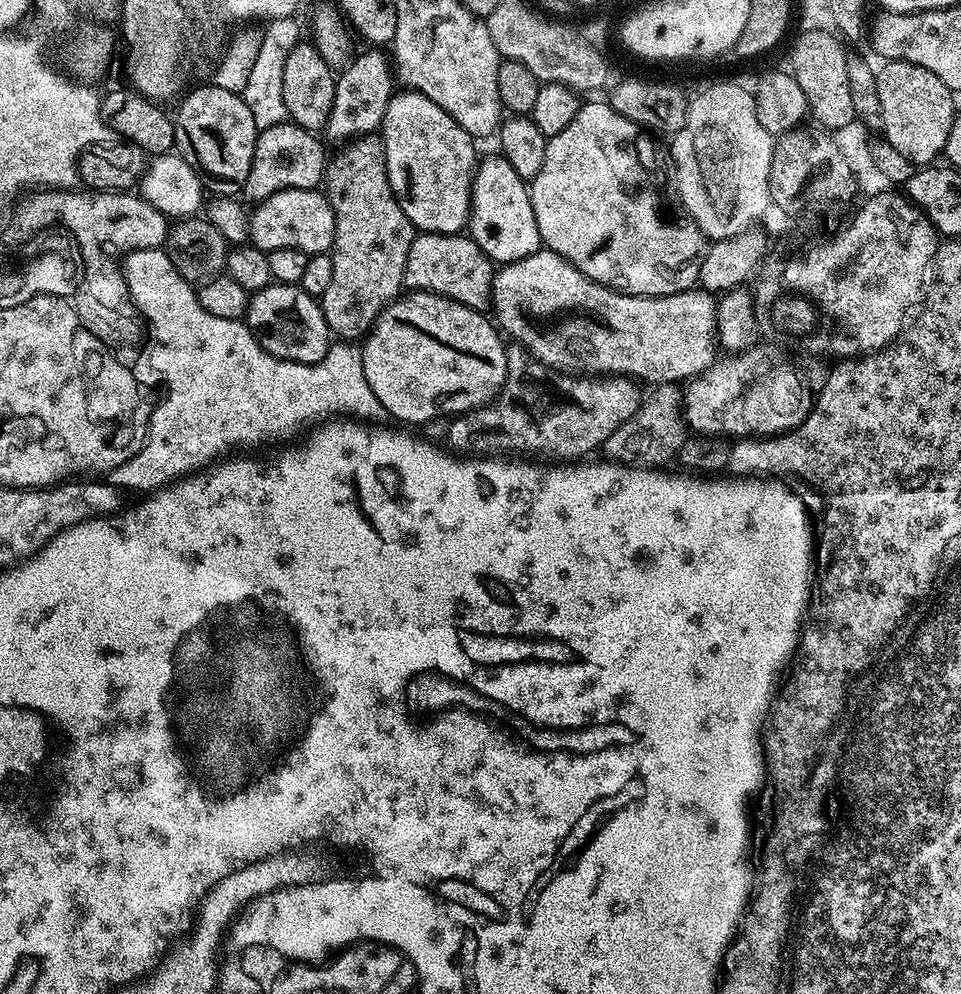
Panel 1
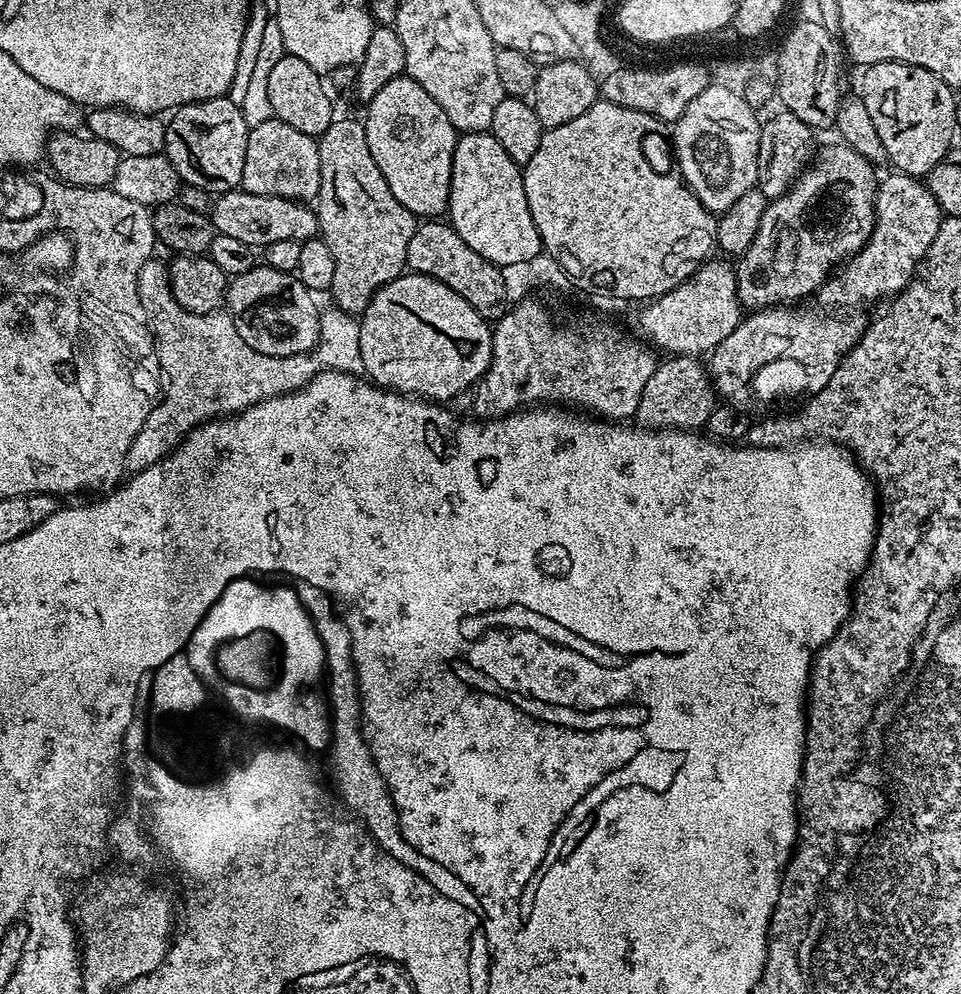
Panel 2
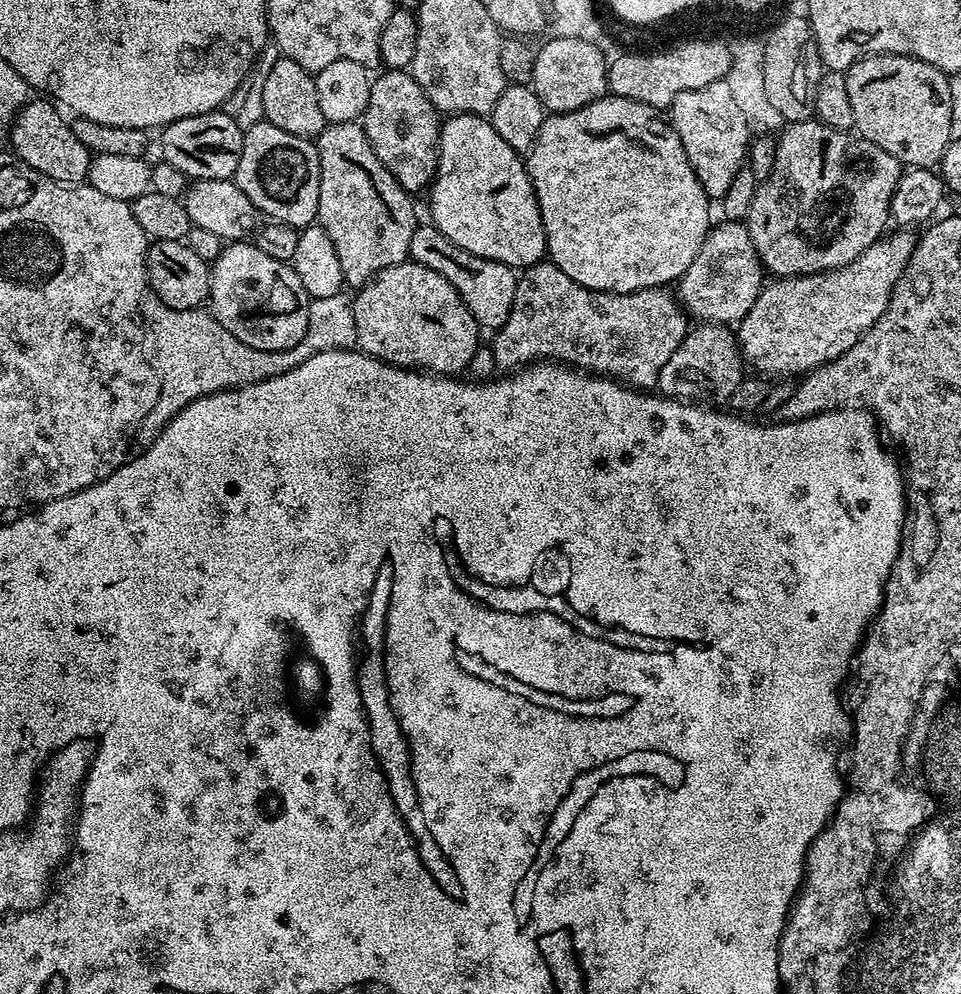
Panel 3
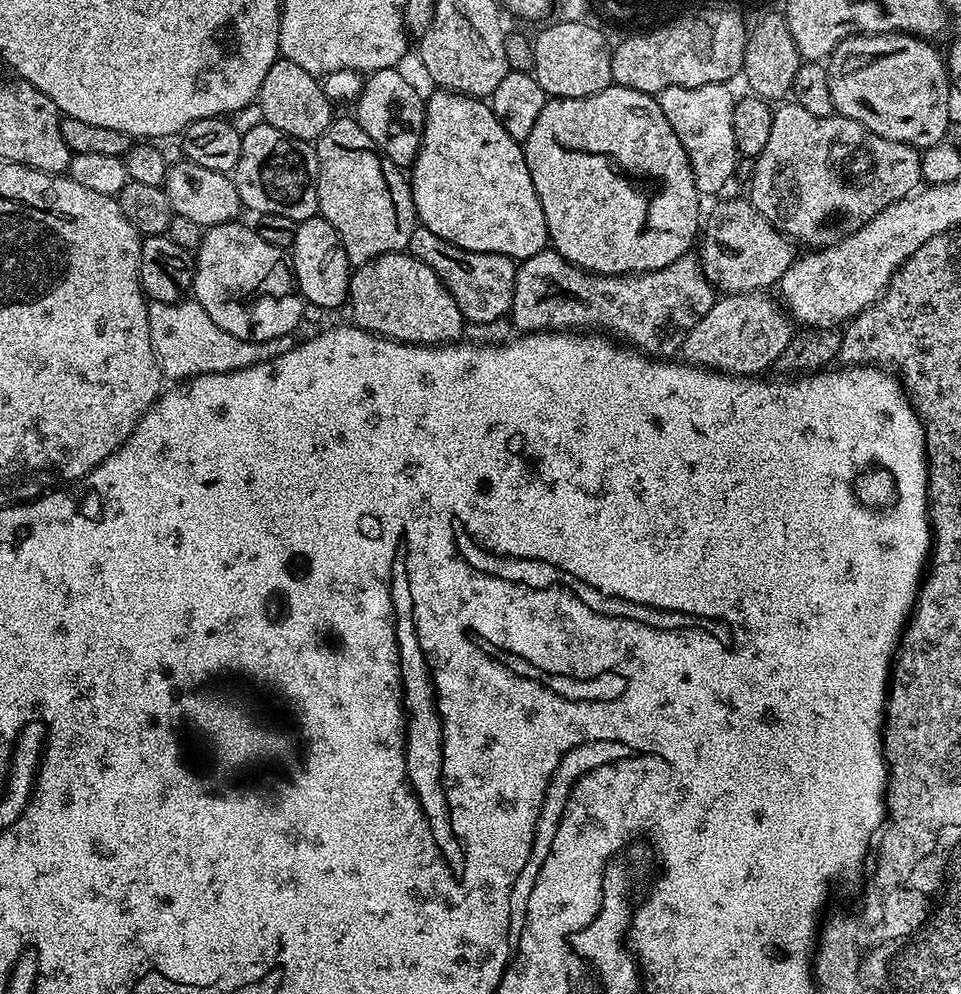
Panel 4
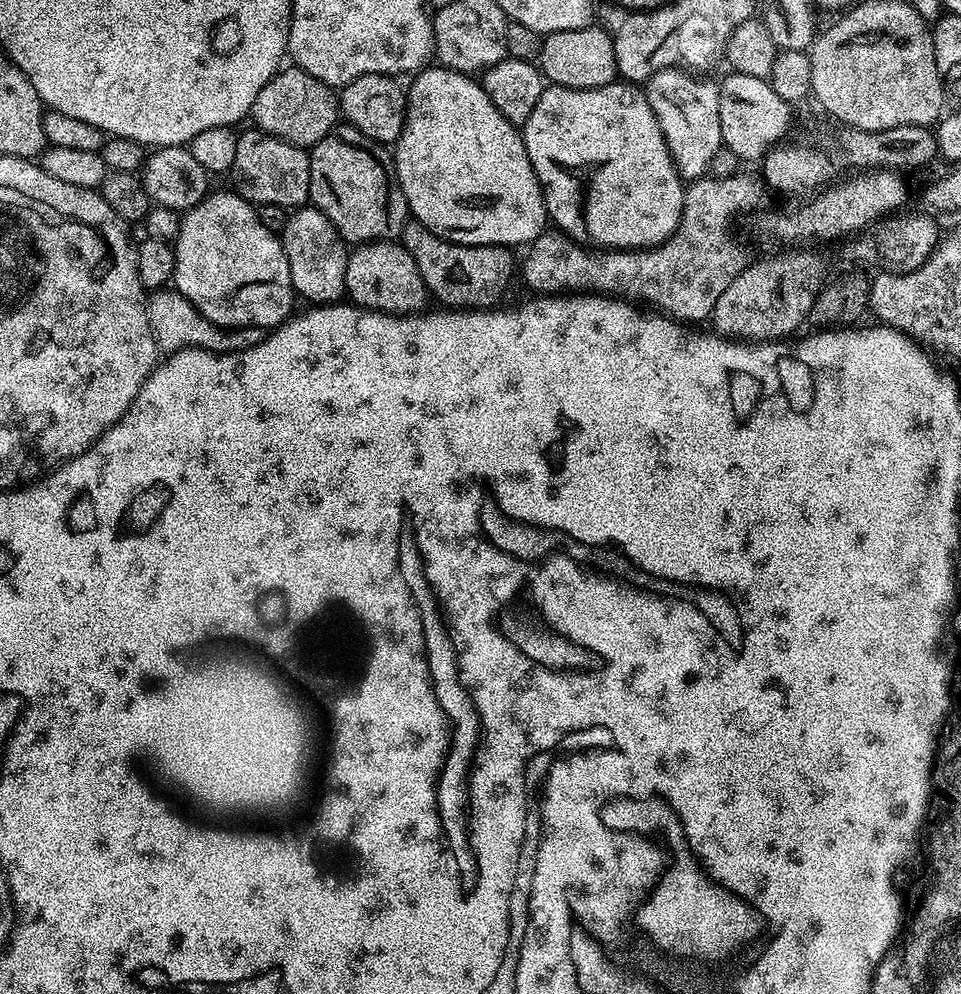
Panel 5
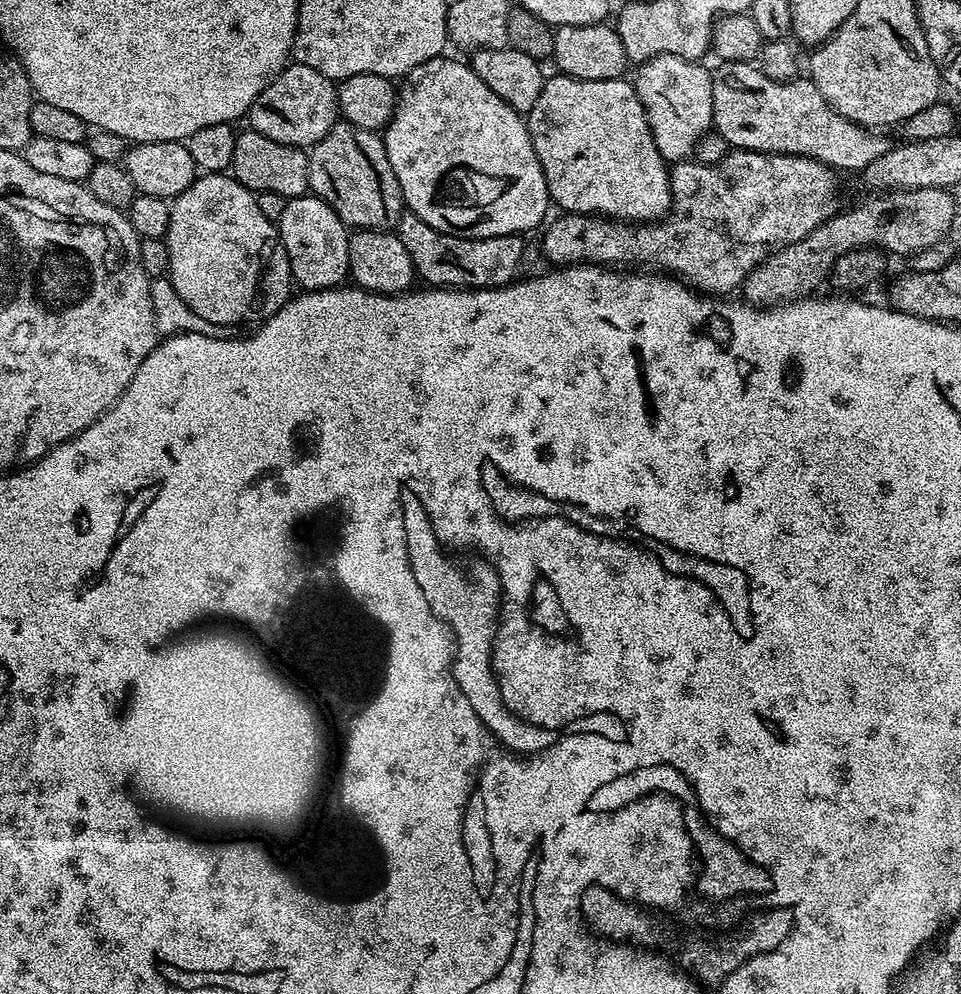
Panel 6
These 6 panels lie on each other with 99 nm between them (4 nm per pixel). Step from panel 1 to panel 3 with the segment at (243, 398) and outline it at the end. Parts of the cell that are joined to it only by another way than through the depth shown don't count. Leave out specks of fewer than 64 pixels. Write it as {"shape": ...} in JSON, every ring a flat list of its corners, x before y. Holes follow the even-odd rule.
{"shape":[[343,291,330,294,330,298,312,300,308,306,308,325,306,334,298,342,298,346,287,348,281,352,270,350,254,350,224,329,213,318,211,311,199,307,174,310,166,306,153,294,143,299,143,316,148,319,149,331,152,332,153,363,163,375,161,396,150,414,142,418,139,439,151,442,173,418,190,402,202,398,206,394,221,392,227,388,241,388,243,384,262,382,266,378,274,378,318,354,322,350,335,348,351,348,356,344,354,330,354,310,352,296]]}

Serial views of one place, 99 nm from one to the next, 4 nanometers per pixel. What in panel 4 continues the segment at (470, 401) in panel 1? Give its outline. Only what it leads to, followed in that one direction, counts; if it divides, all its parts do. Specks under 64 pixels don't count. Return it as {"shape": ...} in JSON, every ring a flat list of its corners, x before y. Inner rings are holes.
{"shape":[[407,251,382,254,359,265,348,277,348,299,351,319,368,332,403,344,450,344,461,339,466,329,458,302,442,286,438,274]]}

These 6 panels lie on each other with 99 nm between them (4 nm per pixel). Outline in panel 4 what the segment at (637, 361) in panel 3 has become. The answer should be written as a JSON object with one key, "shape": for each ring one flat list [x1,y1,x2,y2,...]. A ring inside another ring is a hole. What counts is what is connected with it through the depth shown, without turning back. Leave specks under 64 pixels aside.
{"shape":[[551,247,519,261,514,278,514,298,510,321,517,333,562,332,565,330,599,330,627,342,635,351,649,358,672,358,683,349,684,337,716,304,718,299,704,268,695,255,689,254,670,262,670,266,643,274,603,276,587,272,572,264]]}

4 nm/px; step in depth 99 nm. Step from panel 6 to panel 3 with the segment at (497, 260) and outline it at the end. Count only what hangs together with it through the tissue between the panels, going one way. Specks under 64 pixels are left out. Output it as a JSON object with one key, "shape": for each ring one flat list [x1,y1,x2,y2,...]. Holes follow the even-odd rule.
{"shape":[[431,222,417,223,414,238,410,238,408,254,415,263,434,270,434,274,442,274,442,278,446,278,446,282,450,282,450,286,454,286,454,290,458,290,462,302,466,302,470,314,474,314,474,318,481,329,495,330,504,325,506,318,510,314,510,306,514,302,518,279,517,269,502,262,487,260,478,254,470,254,470,250,462,250,462,246,454,246,454,242,450,242,450,238,446,238,446,234,442,234,442,230,438,230,435,224]]}

